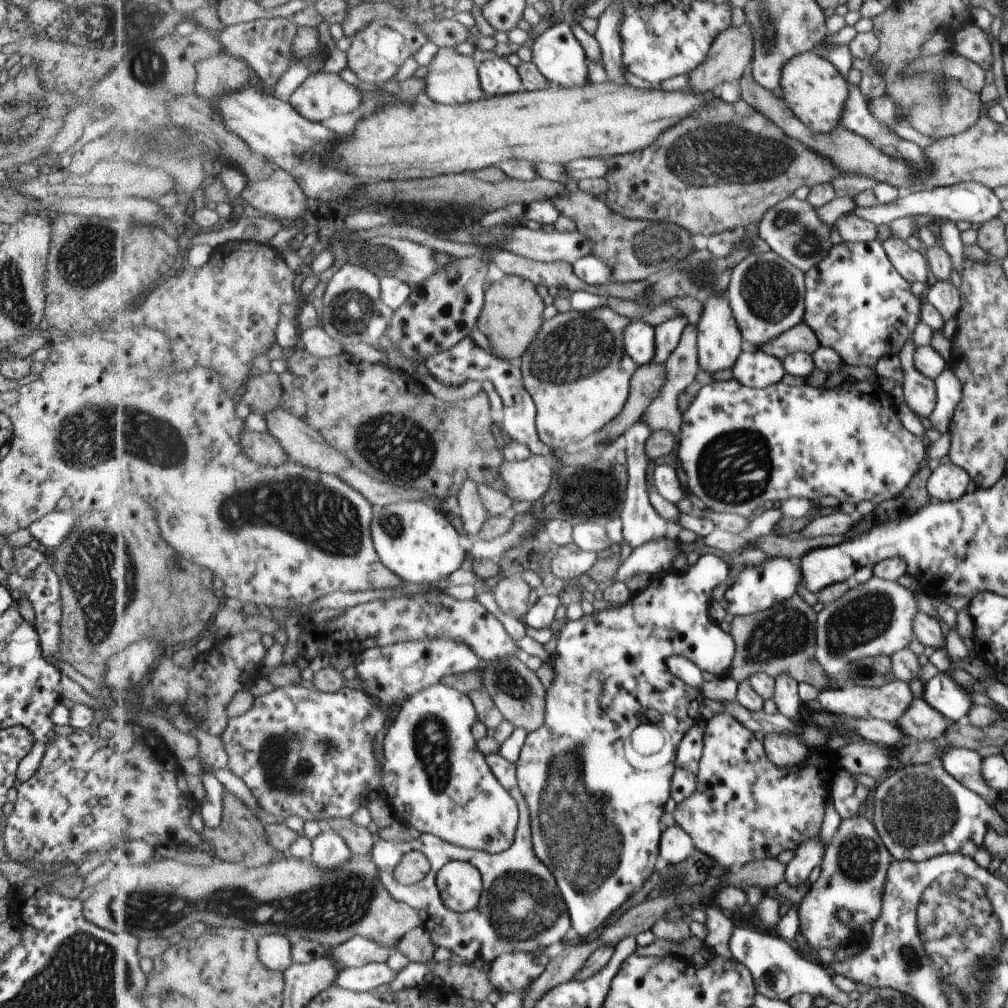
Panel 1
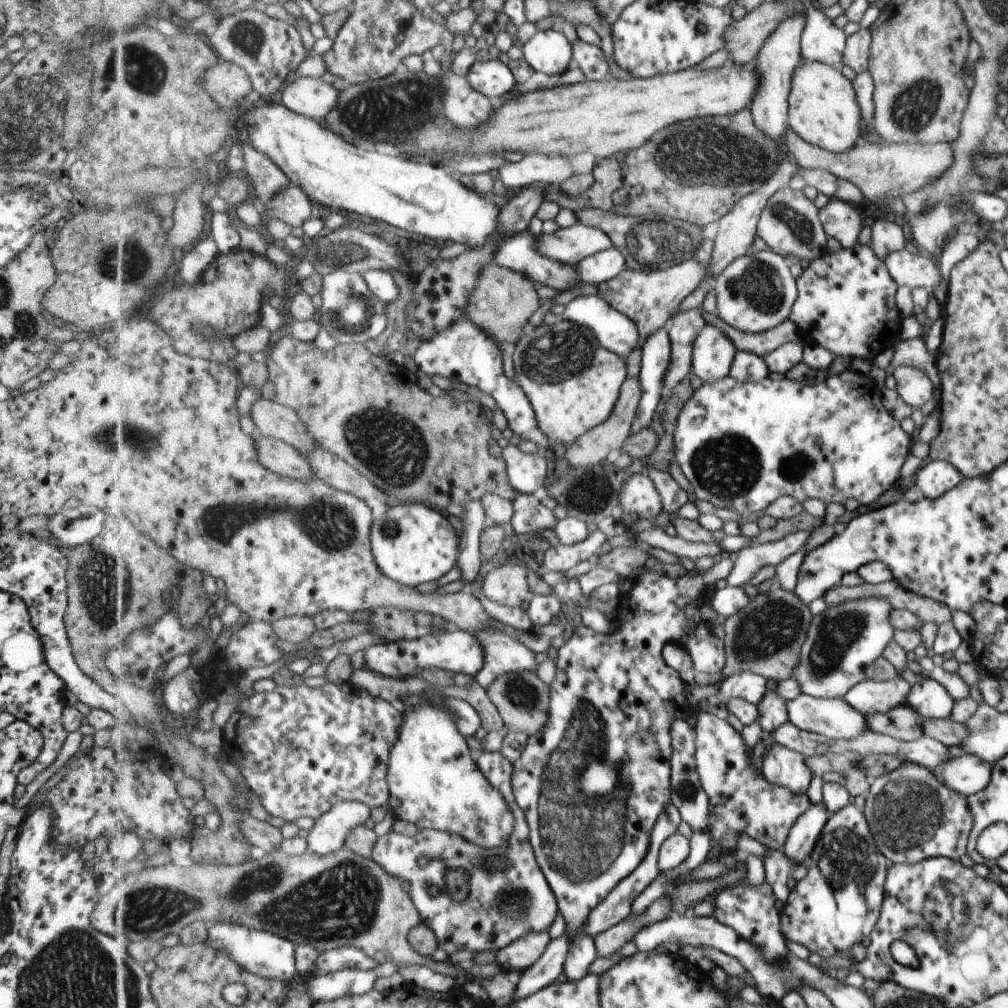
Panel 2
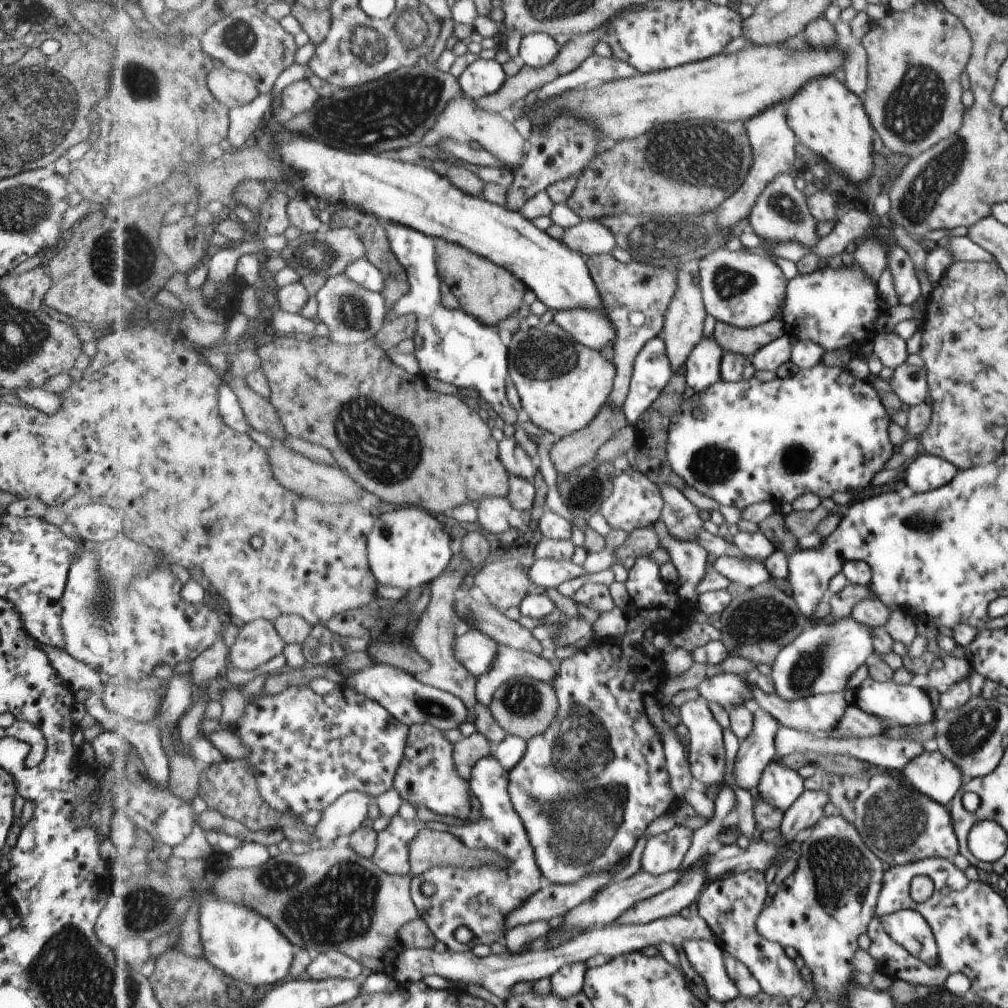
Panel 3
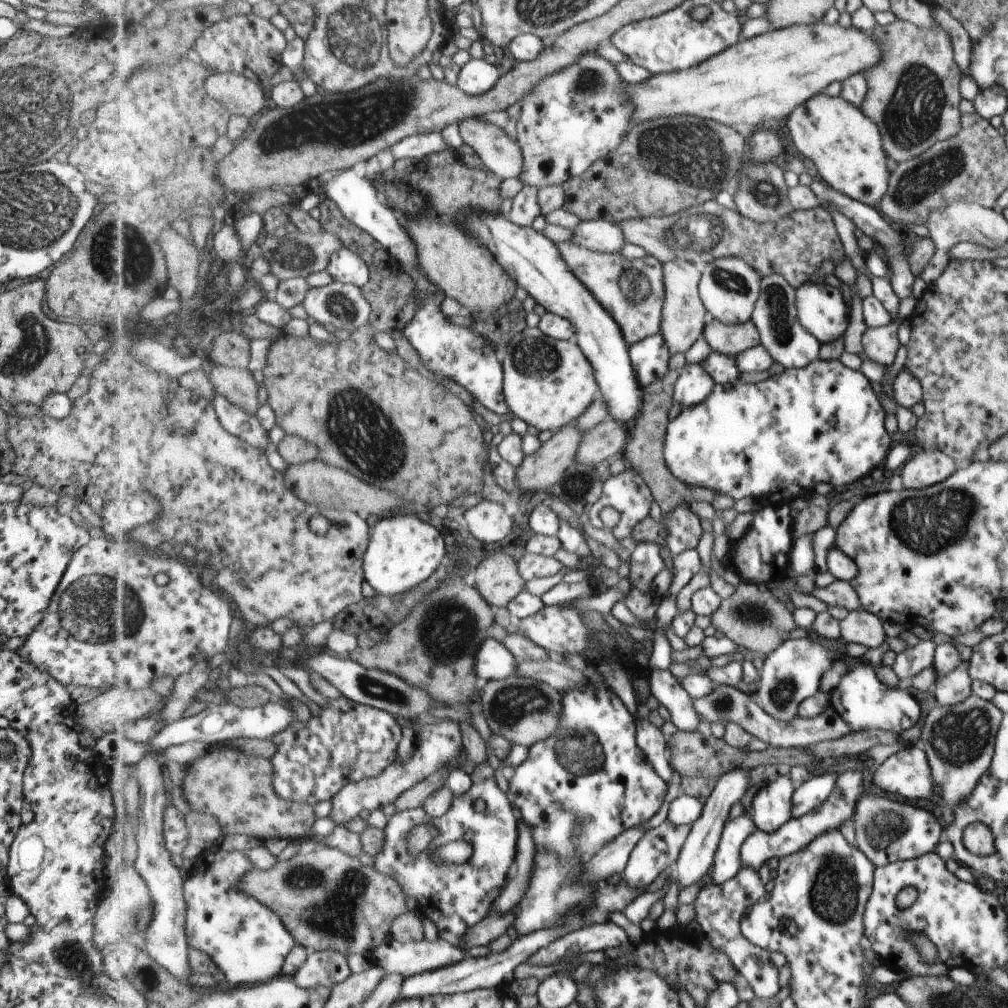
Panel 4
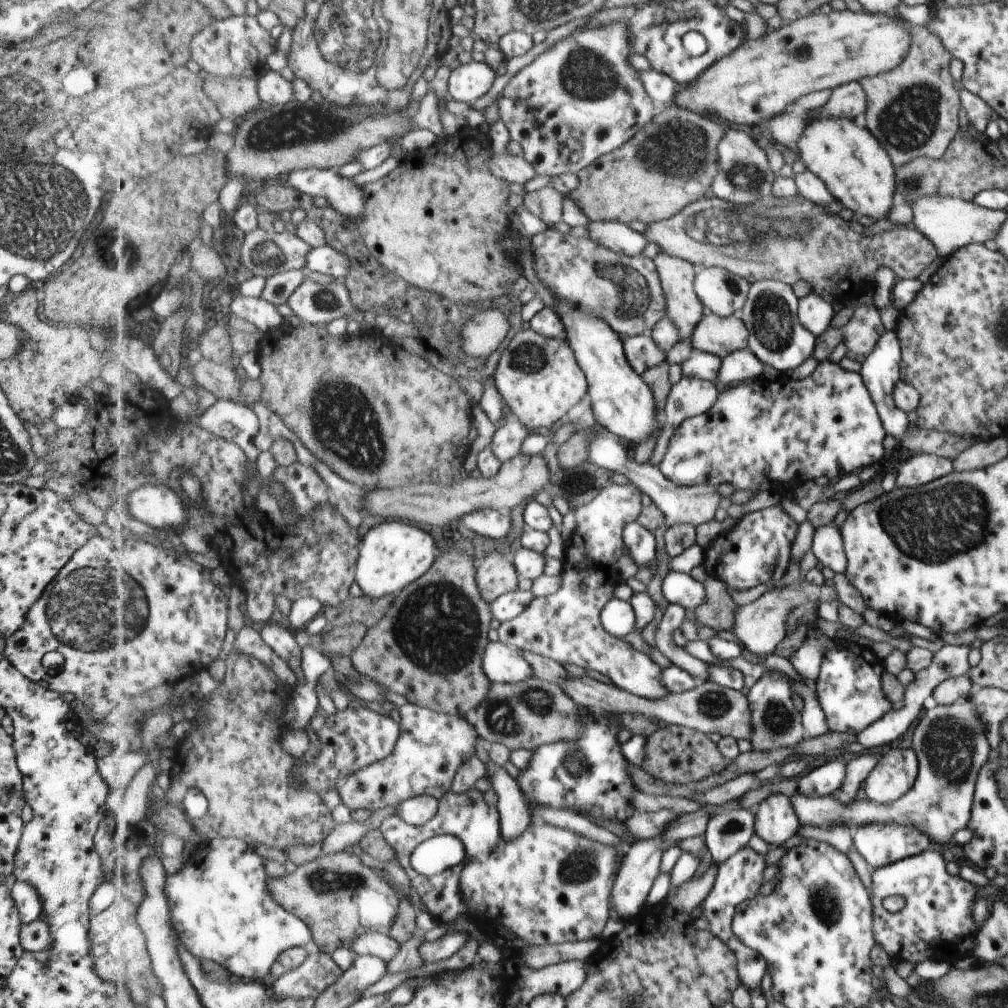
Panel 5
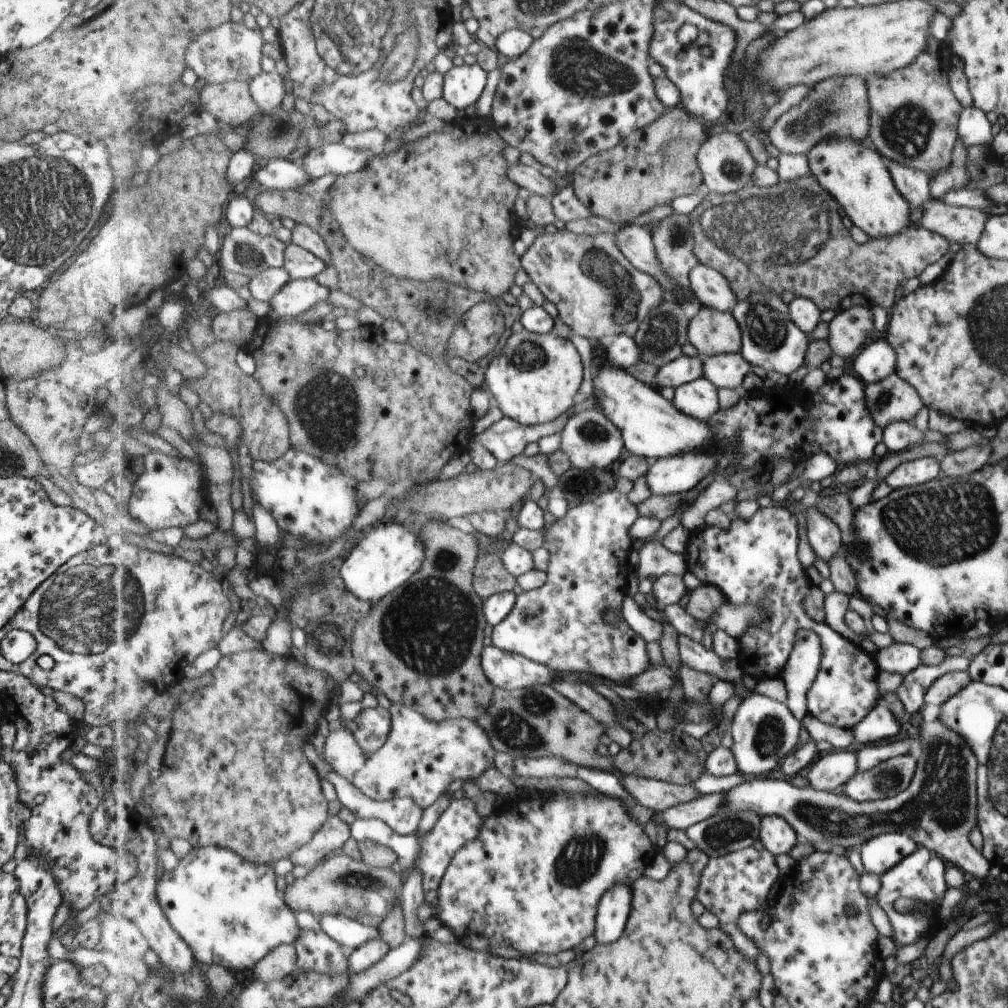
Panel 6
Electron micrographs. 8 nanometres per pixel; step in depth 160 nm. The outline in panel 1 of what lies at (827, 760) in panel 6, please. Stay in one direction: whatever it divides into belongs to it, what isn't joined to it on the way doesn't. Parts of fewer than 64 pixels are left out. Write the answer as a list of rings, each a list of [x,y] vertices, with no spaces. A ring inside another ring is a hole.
[[[818,834],[806,841],[803,841],[797,848],[793,849],[794,854],[786,864],[784,880],[789,886],[799,886],[807,880],[807,875],[814,866],[822,861],[824,846],[818,839]]]

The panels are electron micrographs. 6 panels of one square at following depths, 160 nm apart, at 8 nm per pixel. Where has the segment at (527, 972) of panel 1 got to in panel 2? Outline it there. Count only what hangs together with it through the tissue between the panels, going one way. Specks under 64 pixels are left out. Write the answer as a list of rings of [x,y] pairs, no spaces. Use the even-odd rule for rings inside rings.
[[[548,931],[532,932],[502,948],[496,953],[496,958],[501,967],[511,971],[509,973],[521,974],[542,958],[551,941]]]

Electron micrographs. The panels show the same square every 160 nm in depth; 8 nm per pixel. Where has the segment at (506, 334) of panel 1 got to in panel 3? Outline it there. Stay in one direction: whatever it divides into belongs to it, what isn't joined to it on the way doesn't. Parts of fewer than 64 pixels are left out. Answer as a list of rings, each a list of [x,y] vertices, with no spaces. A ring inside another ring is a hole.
[[[437,239],[436,251],[441,280],[451,288],[451,292],[459,300],[460,308],[482,321],[484,325],[497,326],[499,322],[515,315],[524,304],[523,298],[529,288],[510,269],[445,239]]]

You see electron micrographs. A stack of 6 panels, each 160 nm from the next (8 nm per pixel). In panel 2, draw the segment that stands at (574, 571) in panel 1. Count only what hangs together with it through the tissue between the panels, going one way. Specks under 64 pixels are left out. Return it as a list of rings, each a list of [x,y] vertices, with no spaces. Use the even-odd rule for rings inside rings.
[[[595,530],[583,542],[550,547],[544,553],[543,568],[549,573],[569,575],[583,560],[591,562],[600,553],[599,546],[603,546],[605,542],[607,542],[607,536],[601,530]]]

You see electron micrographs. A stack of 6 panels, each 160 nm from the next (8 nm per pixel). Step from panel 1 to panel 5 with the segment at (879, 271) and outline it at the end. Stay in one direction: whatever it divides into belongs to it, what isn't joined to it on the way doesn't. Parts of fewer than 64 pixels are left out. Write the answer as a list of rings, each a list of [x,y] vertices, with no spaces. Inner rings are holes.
[[[809,293],[798,300],[796,314],[798,322],[816,338],[826,332],[833,310],[821,296]]]

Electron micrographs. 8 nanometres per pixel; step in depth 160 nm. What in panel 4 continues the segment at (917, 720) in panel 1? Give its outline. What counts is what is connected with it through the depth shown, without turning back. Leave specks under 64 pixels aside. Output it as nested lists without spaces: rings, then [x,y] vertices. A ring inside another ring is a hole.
[[[729,685],[716,686],[716,689],[706,697],[695,700],[696,709],[701,715],[702,721],[718,722],[724,726],[728,722],[735,722],[743,725],[747,732],[750,732],[755,738],[769,743],[777,748],[809,748],[823,741],[832,741],[840,739],[842,736],[851,733],[850,726],[844,723],[844,720],[827,707],[821,714],[810,719],[801,717],[793,718],[788,721],[782,721],[772,717],[758,702],[755,696],[741,689],[730,687]]]

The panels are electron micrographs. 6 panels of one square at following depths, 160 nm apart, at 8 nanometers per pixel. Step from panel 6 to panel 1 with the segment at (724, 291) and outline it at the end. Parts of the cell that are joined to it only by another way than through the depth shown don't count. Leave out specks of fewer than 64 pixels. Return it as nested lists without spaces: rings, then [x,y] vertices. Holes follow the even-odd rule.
[[[773,250],[766,253],[751,253],[745,257],[733,268],[725,294],[731,301],[747,348],[762,348],[764,344],[775,340],[782,332],[801,323],[805,315],[805,273],[795,268],[789,261],[783,260],[783,257]]]

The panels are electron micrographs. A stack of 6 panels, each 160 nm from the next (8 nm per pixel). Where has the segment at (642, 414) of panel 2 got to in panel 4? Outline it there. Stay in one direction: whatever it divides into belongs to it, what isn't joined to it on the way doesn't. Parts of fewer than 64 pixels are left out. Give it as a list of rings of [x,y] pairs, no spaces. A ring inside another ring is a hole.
[[[662,332],[630,347],[630,359],[643,390],[670,371],[671,354]]]

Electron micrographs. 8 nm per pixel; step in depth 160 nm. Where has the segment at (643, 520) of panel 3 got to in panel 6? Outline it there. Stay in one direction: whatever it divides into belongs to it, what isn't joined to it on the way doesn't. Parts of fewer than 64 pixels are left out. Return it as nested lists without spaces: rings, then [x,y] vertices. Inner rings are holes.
[[[615,487],[589,503],[571,507],[563,518],[556,519],[544,530],[544,547],[550,553],[547,568],[547,584],[536,590],[519,594],[514,611],[494,627],[492,644],[504,651],[519,653],[530,660],[549,666],[558,672],[591,672],[601,679],[610,679],[615,684],[625,685],[627,680],[643,675],[650,670],[647,642],[643,636],[626,622],[607,622],[605,612],[622,614],[626,602],[628,575],[635,568],[630,566],[629,555],[633,550],[631,528],[639,519],[638,506]]]

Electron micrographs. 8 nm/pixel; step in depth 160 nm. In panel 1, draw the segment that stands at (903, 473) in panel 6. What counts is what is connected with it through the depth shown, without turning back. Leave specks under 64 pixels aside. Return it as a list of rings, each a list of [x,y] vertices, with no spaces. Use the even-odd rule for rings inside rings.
[[[951,462],[939,464],[926,480],[928,496],[942,502],[959,500],[970,488],[970,475]]]

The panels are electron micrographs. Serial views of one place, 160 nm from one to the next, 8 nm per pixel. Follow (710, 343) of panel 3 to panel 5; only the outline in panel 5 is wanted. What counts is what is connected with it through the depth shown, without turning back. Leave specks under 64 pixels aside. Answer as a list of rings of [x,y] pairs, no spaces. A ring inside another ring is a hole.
[[[699,378],[682,379],[672,387],[672,392],[665,404],[665,422],[659,436],[655,439],[657,446],[651,456],[651,464],[659,465],[664,457],[670,438],[685,420],[709,412],[719,398],[719,390],[715,382]]]

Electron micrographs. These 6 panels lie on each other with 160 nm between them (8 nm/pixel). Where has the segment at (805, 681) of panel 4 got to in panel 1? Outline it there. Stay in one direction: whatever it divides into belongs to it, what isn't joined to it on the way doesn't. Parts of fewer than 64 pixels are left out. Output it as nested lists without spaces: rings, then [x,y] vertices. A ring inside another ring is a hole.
[[[873,575],[869,580],[859,584],[850,584],[848,589],[837,600],[823,605],[822,609],[815,614],[815,660],[827,674],[830,680],[830,688],[843,688],[851,686],[850,678],[847,676],[847,669],[850,662],[866,656],[877,656],[885,654],[890,657],[894,652],[909,648],[913,642],[913,622],[915,612],[915,598],[908,588],[900,585],[898,581],[890,581],[877,578]]]

